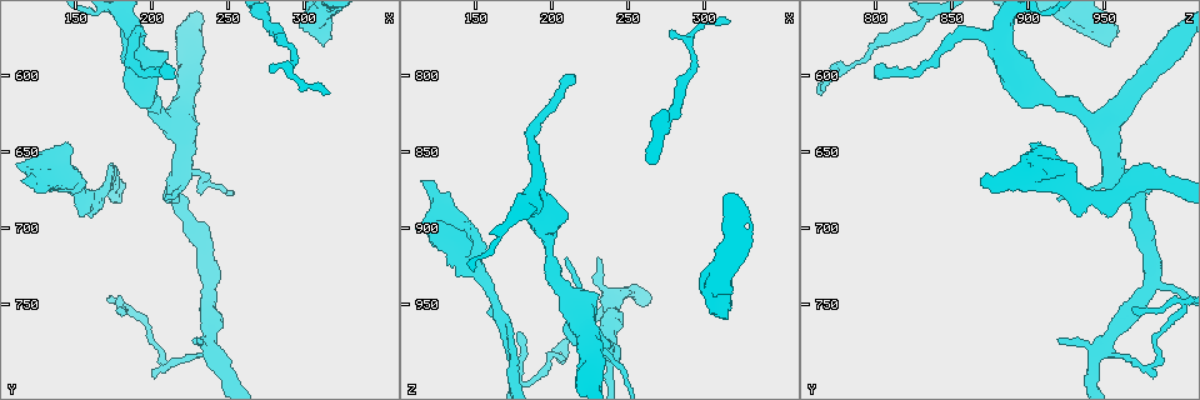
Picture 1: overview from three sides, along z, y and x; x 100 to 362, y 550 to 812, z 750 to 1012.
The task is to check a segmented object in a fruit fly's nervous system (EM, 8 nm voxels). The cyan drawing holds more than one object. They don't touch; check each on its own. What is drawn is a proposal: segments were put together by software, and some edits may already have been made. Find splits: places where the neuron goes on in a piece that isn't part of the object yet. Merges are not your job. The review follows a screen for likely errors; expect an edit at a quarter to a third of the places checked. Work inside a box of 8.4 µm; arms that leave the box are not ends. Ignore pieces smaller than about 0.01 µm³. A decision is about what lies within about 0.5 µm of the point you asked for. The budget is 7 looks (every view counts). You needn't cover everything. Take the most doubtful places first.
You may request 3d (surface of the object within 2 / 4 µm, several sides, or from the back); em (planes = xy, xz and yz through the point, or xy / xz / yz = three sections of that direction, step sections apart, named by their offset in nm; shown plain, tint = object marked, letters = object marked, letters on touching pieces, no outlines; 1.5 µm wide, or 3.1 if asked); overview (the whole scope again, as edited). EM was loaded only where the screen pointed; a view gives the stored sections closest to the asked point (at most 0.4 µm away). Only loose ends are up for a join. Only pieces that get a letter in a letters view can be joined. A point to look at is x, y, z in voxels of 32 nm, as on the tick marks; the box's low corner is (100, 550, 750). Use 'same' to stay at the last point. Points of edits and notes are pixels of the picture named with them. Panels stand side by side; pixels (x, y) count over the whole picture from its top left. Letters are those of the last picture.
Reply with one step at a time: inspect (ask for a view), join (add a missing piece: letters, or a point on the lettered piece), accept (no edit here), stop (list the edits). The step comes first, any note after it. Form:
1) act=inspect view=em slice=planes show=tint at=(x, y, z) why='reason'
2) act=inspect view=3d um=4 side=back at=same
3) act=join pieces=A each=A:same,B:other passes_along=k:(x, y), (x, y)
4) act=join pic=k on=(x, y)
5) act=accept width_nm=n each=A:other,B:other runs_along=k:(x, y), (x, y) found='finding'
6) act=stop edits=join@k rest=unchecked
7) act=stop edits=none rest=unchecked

act=inspect view=3d um=4 at=(314, 570, 960) why='stops while still wide'

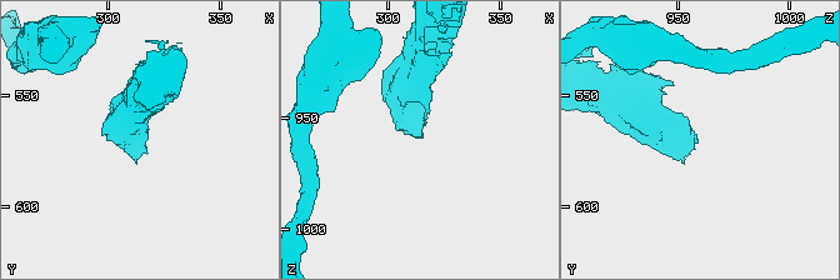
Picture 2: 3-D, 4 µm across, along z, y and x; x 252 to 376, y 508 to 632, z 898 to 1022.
act=inspect view=em slice=planes show=plain at=(316, 571, 959) why='shape alone is not enough'

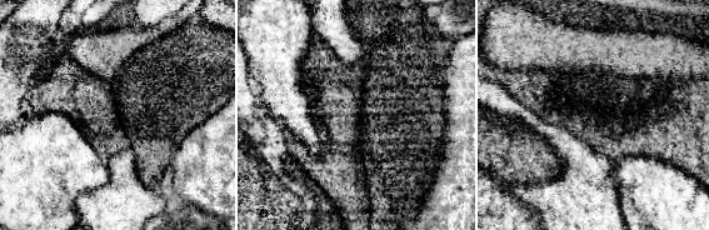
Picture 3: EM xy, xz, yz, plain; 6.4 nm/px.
act=inspect view=em slice=planes show=letters at=same

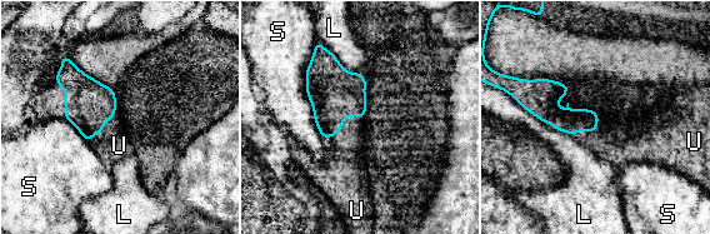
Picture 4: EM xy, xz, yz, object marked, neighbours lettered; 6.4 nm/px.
act=join pieces=U each=L:other,S:other,U:same found='the neuron continues'

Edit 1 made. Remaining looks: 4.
act=inspect view=em slice=yz step=8 show=letters at=(230, 774, 918)

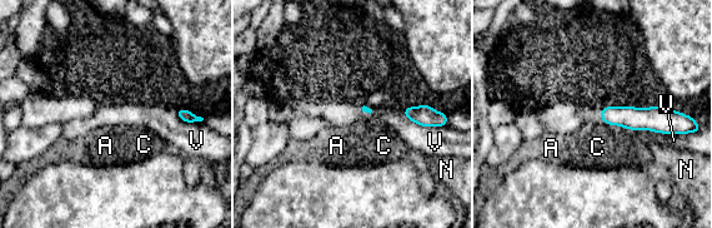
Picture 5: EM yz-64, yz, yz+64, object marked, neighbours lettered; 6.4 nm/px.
act=accept each=A:other,C:other,N:other,V:other border=5:(637, 130), (646, 129), (653, 133) found='no lettered piece goes on from it'

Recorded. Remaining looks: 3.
act=inspect view=em slice=planes show=tint at=(278, 598, 770) why='tapers out'

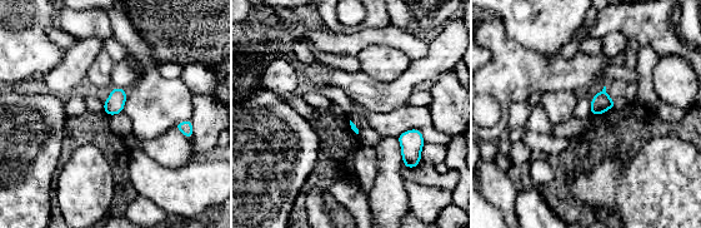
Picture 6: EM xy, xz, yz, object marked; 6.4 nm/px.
act=inspect view=em slice=planes show=letters at=same

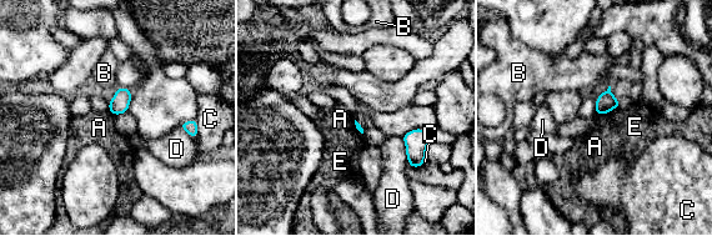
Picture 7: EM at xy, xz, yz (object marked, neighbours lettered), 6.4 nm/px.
act=accept each=A:other,B:other,C:other,D:other,E:other border=7:(607, 113), (598, 115) found='no lettered piece goes on from it'

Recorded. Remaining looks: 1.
act=stop edits=join@4 rest=unchecked

